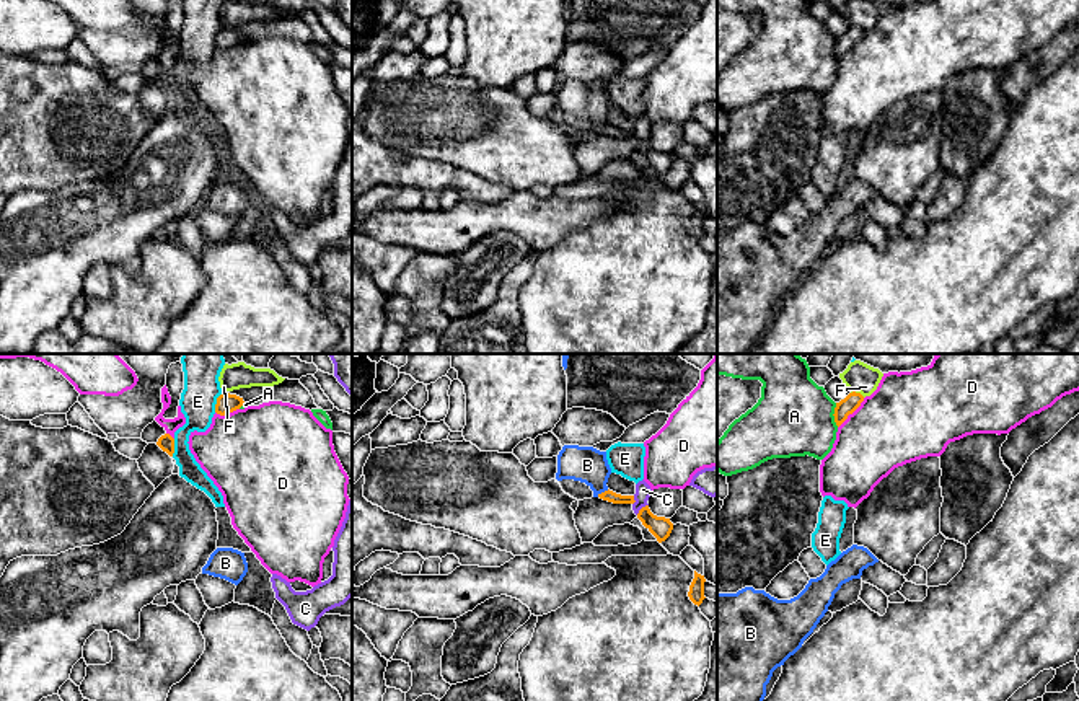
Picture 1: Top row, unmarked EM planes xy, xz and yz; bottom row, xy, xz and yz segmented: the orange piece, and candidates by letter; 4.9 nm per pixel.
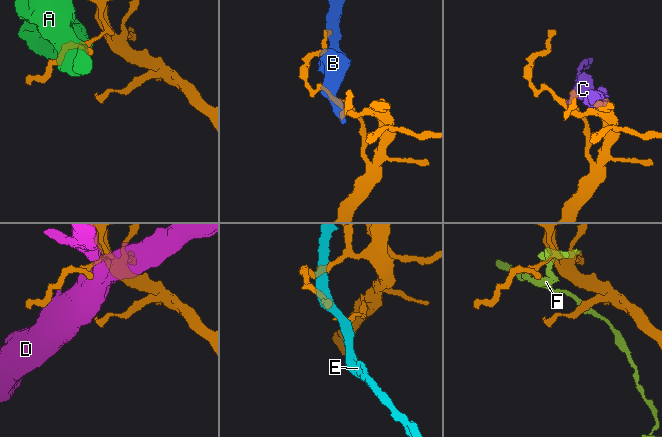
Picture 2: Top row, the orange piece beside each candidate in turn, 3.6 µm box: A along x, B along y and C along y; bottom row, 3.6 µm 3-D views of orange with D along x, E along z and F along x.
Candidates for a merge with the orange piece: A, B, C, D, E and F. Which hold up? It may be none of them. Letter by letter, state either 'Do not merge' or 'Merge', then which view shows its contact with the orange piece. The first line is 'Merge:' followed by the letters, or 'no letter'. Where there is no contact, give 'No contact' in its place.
Merge: no letter
A: Do not merge. Touches orange in yz
B: Do not merge. Touches orange in xz
C: Do not merge. Touches orange in xz
D: Do not merge. Touches orange in yz
E: Do not merge. Touches orange in xy
F: Do not merge. Touches orange in yz

